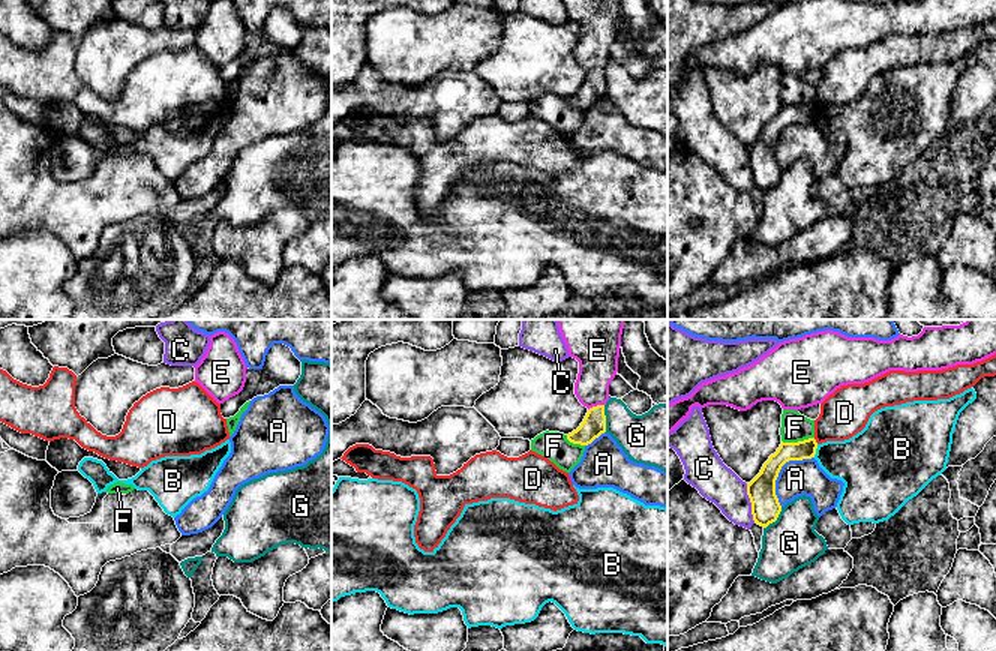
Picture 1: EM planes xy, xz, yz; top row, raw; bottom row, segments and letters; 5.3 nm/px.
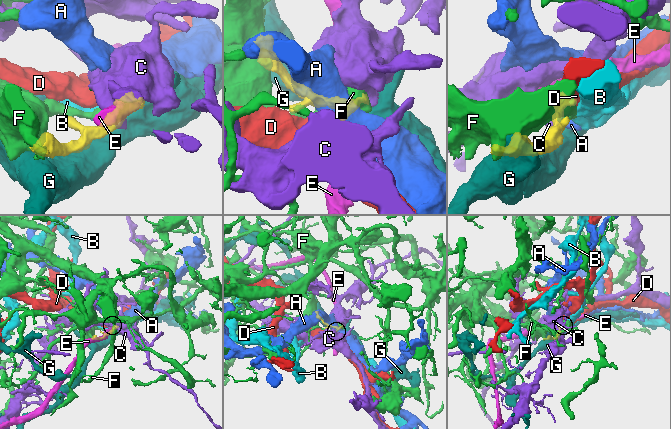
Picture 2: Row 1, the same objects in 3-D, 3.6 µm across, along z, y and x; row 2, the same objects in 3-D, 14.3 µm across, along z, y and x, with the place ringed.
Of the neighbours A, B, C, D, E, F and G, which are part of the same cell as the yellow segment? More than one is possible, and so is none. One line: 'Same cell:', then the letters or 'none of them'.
Same cell: none of them

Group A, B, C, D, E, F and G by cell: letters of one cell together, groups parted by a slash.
A / B / C / D / E / F / G

